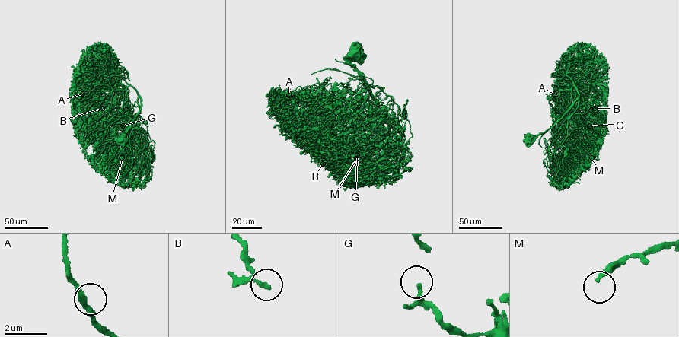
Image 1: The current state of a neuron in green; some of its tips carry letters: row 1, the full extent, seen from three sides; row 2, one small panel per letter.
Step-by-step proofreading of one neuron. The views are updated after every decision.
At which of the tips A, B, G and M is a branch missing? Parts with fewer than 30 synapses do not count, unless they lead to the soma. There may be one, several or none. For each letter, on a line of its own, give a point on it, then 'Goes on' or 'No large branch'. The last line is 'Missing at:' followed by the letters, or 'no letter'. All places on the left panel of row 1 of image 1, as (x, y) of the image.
A: Place: (82, 93). No large branch
B: Place: (102, 108). No large branch
G: Place: (122, 125). No large branch
M: Place: (122, 157). No large branch
Missing at: no letter

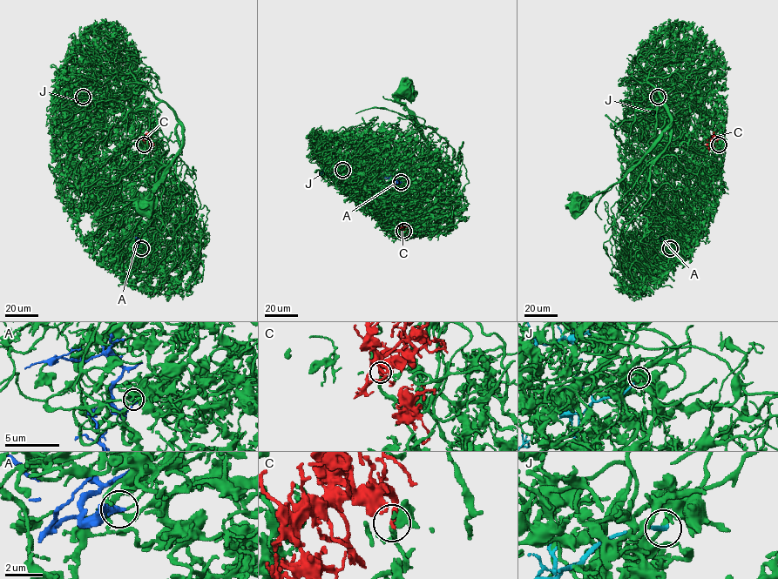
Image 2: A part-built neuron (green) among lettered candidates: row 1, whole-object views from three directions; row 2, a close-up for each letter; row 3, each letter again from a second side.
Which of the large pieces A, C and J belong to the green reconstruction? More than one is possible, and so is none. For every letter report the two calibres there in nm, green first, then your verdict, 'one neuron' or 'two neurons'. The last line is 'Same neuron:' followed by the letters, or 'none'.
A: 110 nm thick on the green side, 240 nm on the other; two neurons
C: 200 nm thick on the green side, 320 nm on the other; one neuron
J: 240 nm thick on the green side, 220 nm on the other; two neurons
Same neuron: C

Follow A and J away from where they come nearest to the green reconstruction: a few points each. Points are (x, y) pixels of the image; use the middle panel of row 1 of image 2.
A: (401, 182), (390, 176), (395, 171)
J: (342, 169), (328, 173), (323, 170), (325, 175), (321, 177)

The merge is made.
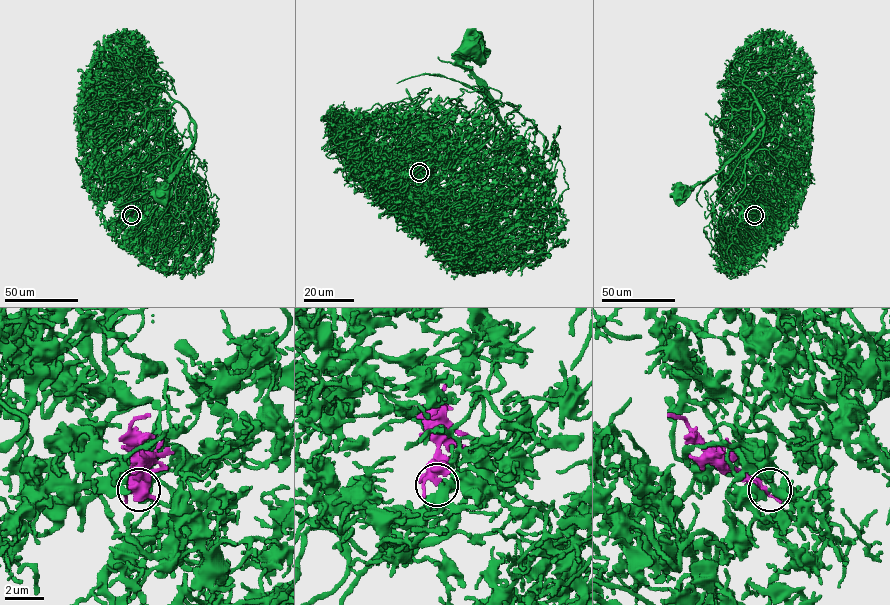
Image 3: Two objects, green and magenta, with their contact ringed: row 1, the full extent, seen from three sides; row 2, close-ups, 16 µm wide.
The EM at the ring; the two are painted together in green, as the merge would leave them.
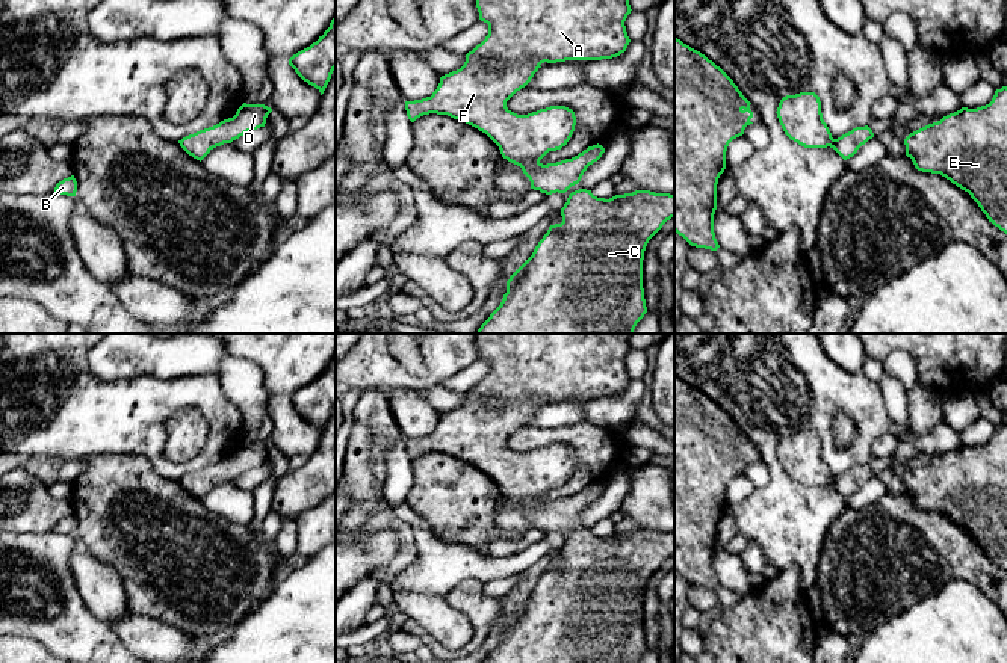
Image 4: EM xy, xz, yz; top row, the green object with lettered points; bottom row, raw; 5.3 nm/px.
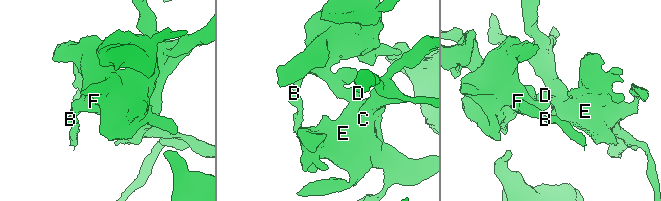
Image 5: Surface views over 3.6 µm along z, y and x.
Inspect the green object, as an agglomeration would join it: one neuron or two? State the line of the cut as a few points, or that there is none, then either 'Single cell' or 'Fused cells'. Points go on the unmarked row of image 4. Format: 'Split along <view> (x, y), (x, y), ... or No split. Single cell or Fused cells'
No split. Single cell

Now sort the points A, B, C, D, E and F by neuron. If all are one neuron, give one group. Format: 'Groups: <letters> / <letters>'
Groups: A B C D E F

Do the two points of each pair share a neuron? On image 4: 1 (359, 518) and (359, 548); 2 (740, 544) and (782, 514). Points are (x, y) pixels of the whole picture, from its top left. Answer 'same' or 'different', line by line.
1: different
2: different

